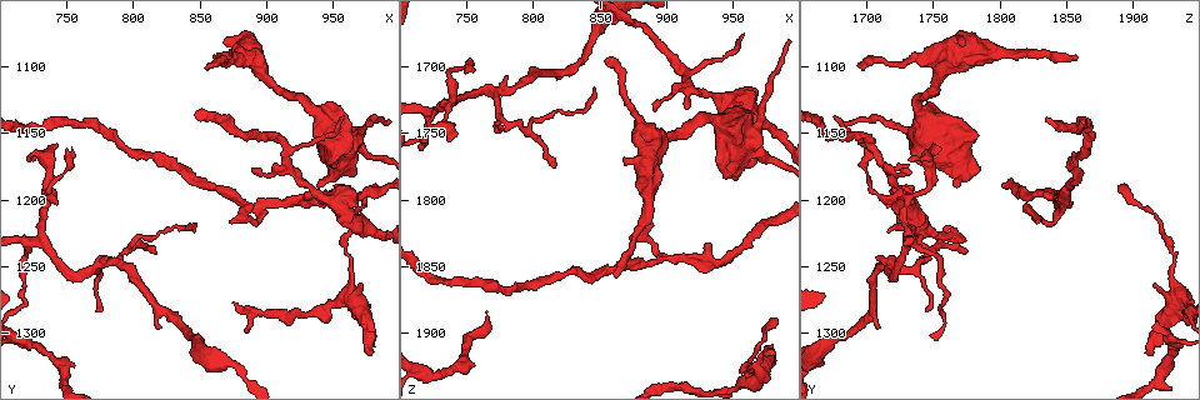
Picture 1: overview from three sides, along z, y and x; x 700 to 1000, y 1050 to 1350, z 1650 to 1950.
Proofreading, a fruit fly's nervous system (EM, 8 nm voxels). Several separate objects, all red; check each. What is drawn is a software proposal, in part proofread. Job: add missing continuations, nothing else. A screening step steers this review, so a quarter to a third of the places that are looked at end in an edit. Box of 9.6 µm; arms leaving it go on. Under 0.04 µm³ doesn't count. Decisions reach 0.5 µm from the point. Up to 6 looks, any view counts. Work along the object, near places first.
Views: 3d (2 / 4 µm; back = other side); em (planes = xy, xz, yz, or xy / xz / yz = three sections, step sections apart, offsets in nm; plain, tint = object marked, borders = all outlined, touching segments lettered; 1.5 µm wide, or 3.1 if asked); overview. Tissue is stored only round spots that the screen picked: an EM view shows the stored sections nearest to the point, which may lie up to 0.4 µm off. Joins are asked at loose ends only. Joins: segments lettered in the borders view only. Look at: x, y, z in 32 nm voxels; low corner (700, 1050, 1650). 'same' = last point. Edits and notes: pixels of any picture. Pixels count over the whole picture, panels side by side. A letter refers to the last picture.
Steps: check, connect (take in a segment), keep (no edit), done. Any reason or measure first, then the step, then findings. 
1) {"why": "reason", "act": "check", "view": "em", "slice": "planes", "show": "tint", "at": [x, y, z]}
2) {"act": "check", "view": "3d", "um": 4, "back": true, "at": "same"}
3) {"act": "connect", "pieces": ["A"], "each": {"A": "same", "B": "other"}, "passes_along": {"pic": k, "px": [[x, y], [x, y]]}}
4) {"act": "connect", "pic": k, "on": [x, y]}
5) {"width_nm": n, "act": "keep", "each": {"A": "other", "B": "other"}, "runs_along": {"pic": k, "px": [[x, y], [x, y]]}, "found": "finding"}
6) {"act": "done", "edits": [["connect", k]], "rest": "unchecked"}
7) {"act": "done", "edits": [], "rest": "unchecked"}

{"why": "branch stops here", "act": "check", "view": "em", "slice": "xz", "step": 4, "show": "borders", "at": [938, 1188, 1764]}

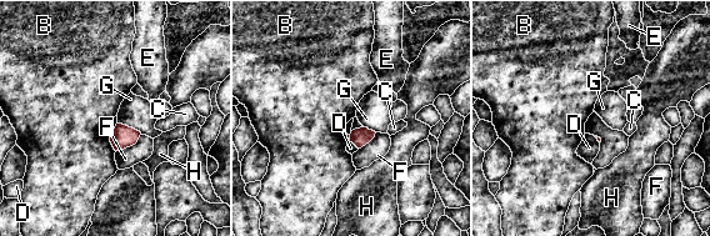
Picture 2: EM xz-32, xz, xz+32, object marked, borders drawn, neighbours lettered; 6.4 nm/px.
{"act": "keep", "each": {"B": "other", "C": "other", "D": "other", "E": "other", "F": "other", "G": "other", "H": "other"}, "border": {"pic": 2, "px": [[109, 136], [109, 141], [115, 151]]}, "found": "no lettered segment goes on from it"}

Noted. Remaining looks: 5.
{"act": "check", "view": "em", "slice": "xy", "step": 8, "show": "borders", "at": [890, 1182, 1732]}

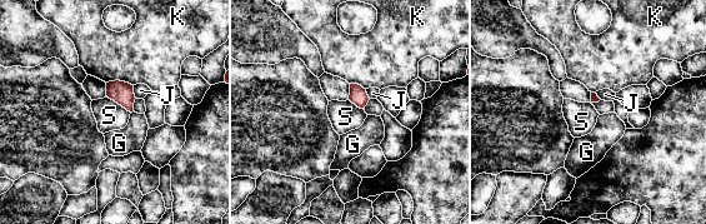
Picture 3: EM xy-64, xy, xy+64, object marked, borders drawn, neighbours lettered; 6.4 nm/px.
{"why": "cut it another way", "act": "check", "view": "em", "slice": "planes", "show": "borders", "at": "same"}

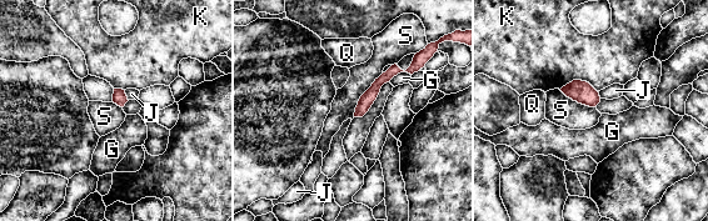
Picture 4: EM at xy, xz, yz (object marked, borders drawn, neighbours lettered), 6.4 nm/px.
{"width_nm": 90, "act": "keep", "each": {"G": "other", "J": "other", "K": "other", "Q": "other", "S": "other"}, "border": {"pic": 4, "px": [[383, 73], [360, 96], [353, 116]]}, "found": "no lettered segment goes on from it"}

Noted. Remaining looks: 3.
{"why": "branch stops here", "act": "check", "view": "3d", "um": 2, "back": true, "at": [978, 1314, 1910]}

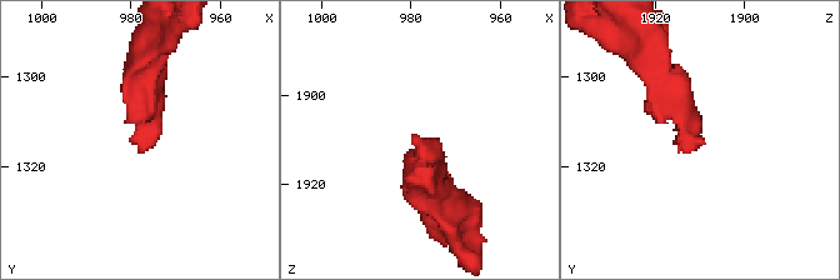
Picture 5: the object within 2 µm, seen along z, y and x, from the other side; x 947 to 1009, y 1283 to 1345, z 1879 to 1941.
{"why": "need the tissue", "act": "check", "view": "em", "slice": "planes", "show": "borders", "at": [980, 1315, 1908]}

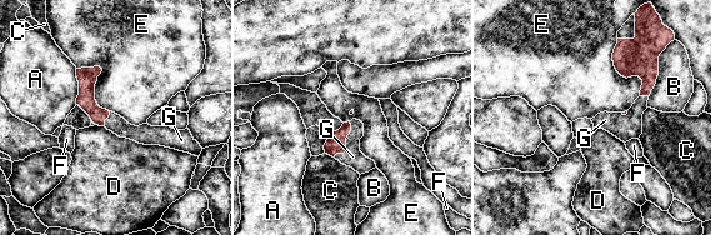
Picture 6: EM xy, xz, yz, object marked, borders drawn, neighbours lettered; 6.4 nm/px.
{"act": "connect", "pieces": ["G"], "each": {"A": "other", "B": "other", "C": "other", "D": "other", "E": "other", "F": "other", "G": "same"}, "passes_along": {"pic": 6, "px": [[336, 144], [345, 143], [353, 156]]}, "found": "the neuron continues"}

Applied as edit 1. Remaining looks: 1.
{"act": "done", "edits": [["connect", 6]], "rest": "unchecked"}

